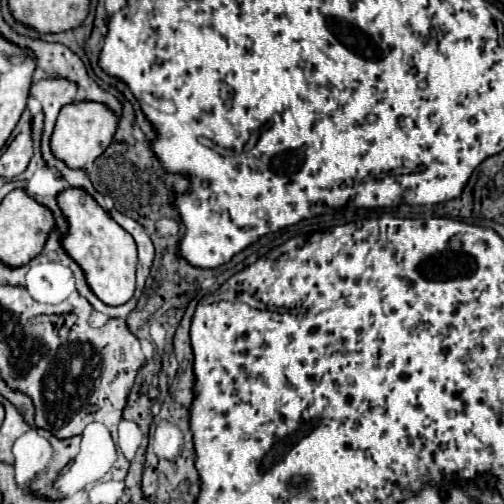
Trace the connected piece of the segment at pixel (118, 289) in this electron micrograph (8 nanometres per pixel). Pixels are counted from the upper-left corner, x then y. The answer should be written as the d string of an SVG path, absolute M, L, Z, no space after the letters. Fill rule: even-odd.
M66 189L58 197L58 207L68 221L68 231L60 243L64 251L82 267L92 293L106 305L124 305L134 295L136 271L136 243L132 237L112 221L112 217L80 189Z

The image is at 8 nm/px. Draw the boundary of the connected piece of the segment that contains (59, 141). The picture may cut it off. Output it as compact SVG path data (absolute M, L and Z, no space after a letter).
M90 101L66 105L60 111L60 117L56 121L56 127L50 139L50 149L54 157L64 161L70 169L84 169L88 163L98 159L104 153L104 149L110 145L116 125L118 125L118 117L106 105L90 103Z

